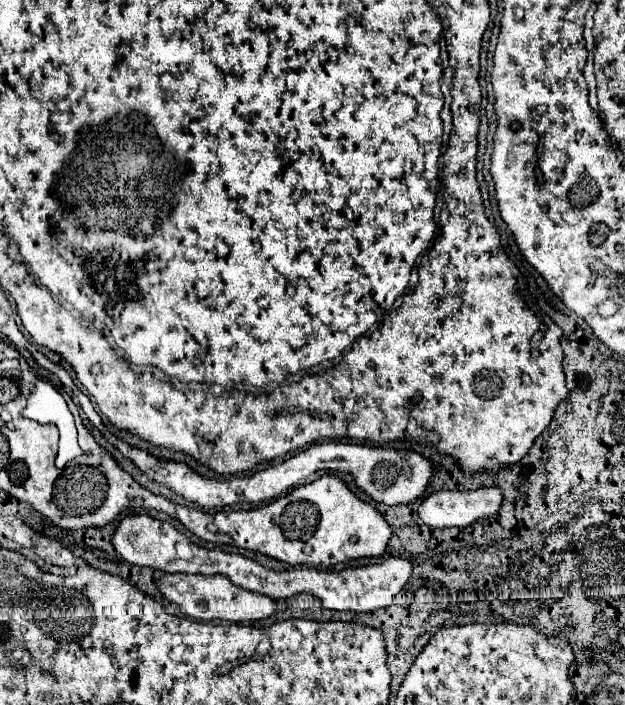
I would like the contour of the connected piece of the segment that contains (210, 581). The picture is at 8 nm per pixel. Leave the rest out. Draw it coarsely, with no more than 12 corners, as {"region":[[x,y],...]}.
{"region":[[164,574],[166,600],[196,620],[264,620],[268,596],[224,576]]}

